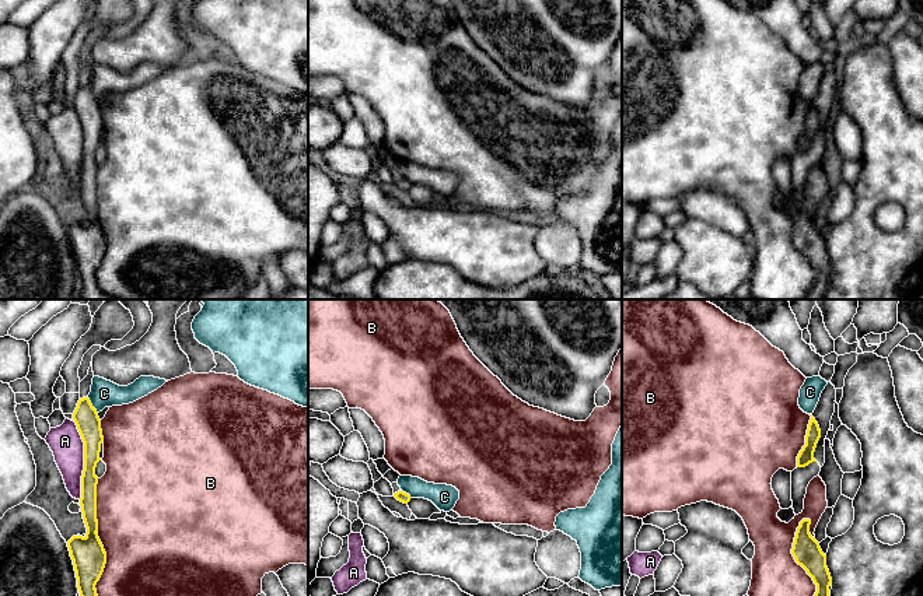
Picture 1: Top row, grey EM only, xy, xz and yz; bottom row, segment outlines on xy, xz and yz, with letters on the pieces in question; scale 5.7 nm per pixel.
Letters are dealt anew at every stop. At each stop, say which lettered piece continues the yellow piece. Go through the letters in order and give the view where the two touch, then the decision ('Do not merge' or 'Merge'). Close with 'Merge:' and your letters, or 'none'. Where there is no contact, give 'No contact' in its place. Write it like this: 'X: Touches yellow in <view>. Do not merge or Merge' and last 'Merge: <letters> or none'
A: Touches yellow in xy. Do not merge
B: Touches yellow in yz. Do not merge
C: Touches yellow in xy. Do not merge
Merge: none

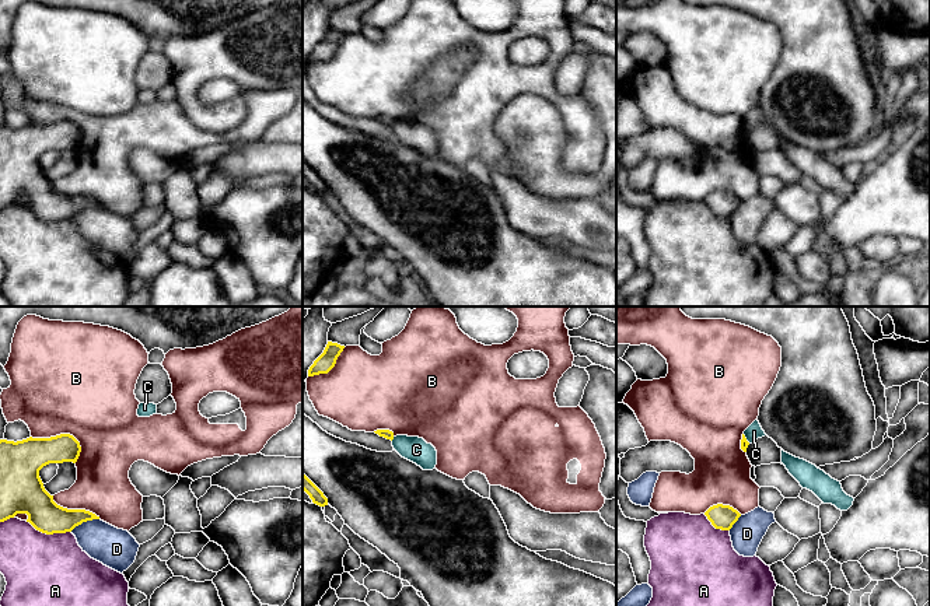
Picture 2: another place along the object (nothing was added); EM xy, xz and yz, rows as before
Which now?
A: Touches yellow in xy. Do not merge
B: Touches yellow in xy. Do not merge
C: Touches yellow in xz. Do not merge
D: Touches yellow in xy. Do not merge
Merge: none

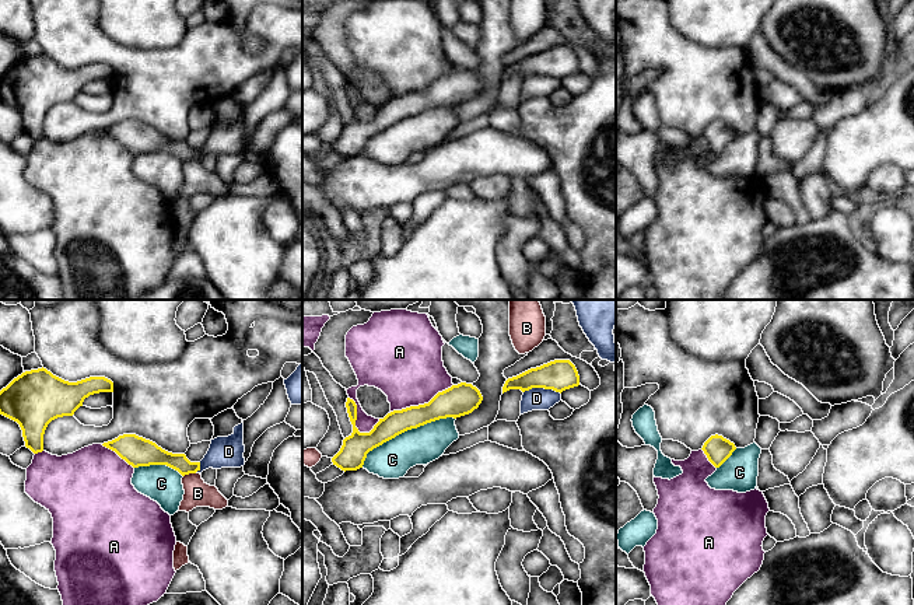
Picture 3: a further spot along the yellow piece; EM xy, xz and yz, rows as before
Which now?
A: Touches yellow in xz. Do not merge
B: Touches yellow in xy. Do not merge
C: Touches yellow in xz. Do not merge
D: Touches yellow in xz. Do not merge
Merge: none

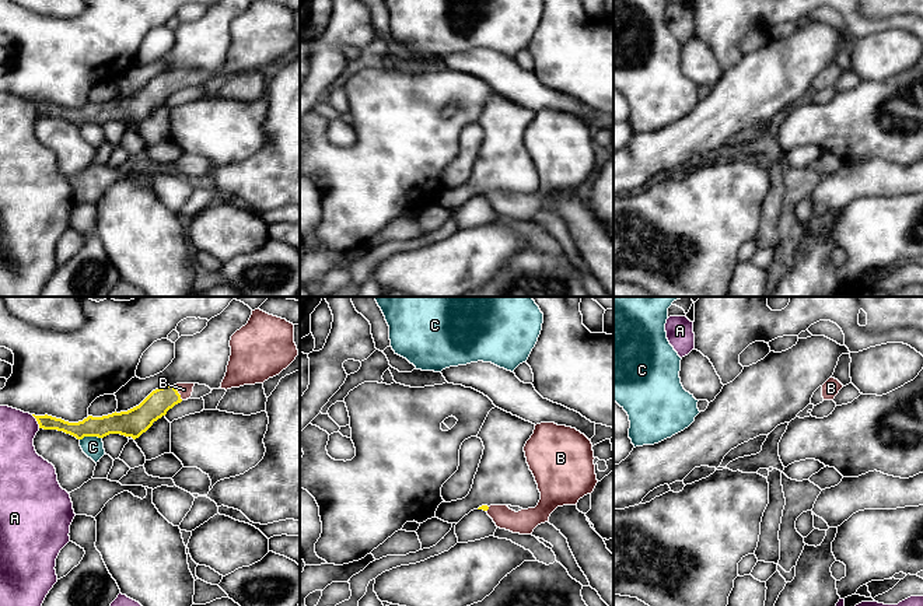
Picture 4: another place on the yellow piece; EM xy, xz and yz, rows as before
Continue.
A: Touches yellow in xy. Do not merge
B: Touches yellow in xy. Merge
C: Touches yellow in xy. Do not merge
Merge: B

